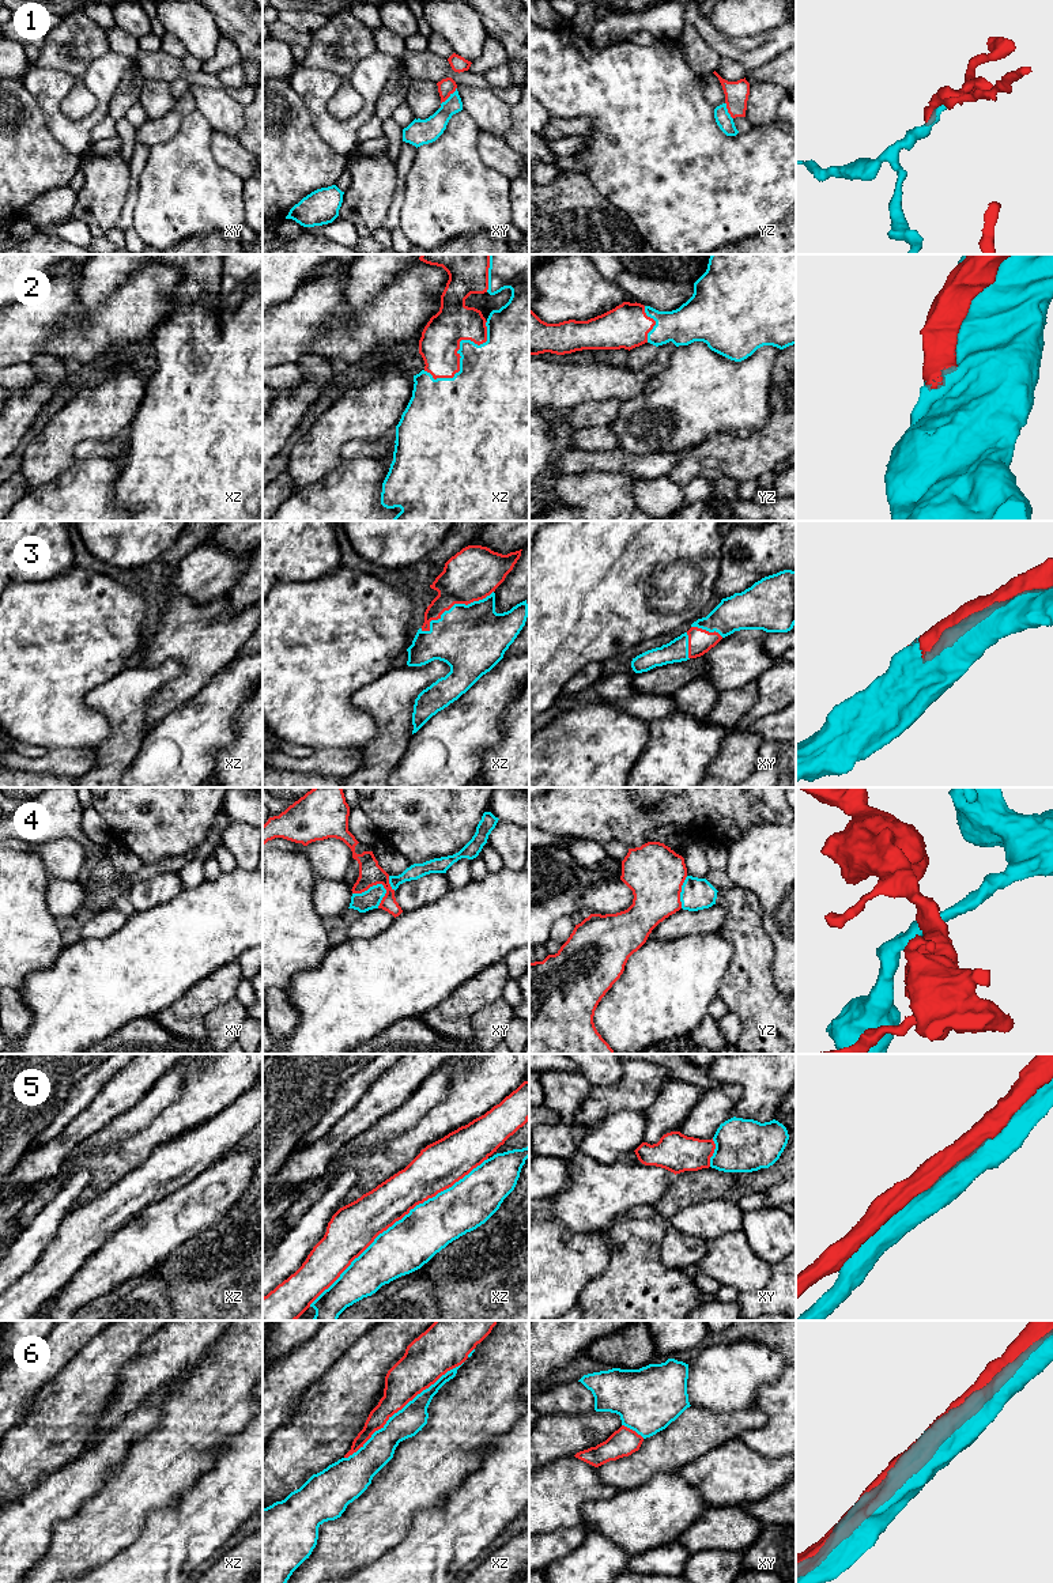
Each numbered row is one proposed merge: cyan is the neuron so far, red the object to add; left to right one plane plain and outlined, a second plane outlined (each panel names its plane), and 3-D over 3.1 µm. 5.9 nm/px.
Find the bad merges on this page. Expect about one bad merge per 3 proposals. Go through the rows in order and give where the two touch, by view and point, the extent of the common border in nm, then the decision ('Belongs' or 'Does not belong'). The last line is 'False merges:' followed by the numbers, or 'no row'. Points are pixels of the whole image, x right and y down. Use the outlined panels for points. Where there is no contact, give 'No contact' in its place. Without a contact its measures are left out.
1: Touches cyan at xy (450, 95). Shared border 140 nm. Does not belong
2: Touches cyan at xz (457, 351). Shared border 480 nm. Belongs
3: Touches cyan at xz (455, 604). Shared border 500 nm. Belongs
4: Touches cyan at xy (370, 887). Shared border 200 nm. Does not belong
5: Touches cyan at xz (399, 1220). Shared border 1350 nm. Belongs
6: Touches cyan at xz (404, 1406). Shared border 900 nm. Belongs
False merges: 1, 4

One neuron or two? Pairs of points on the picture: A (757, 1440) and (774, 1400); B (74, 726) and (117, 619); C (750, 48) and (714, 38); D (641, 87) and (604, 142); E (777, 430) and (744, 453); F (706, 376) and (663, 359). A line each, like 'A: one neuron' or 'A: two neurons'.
A: one neuron
B: one neuron
C: one neuron
D: one neuron
E: one neuron
F: two neurons

